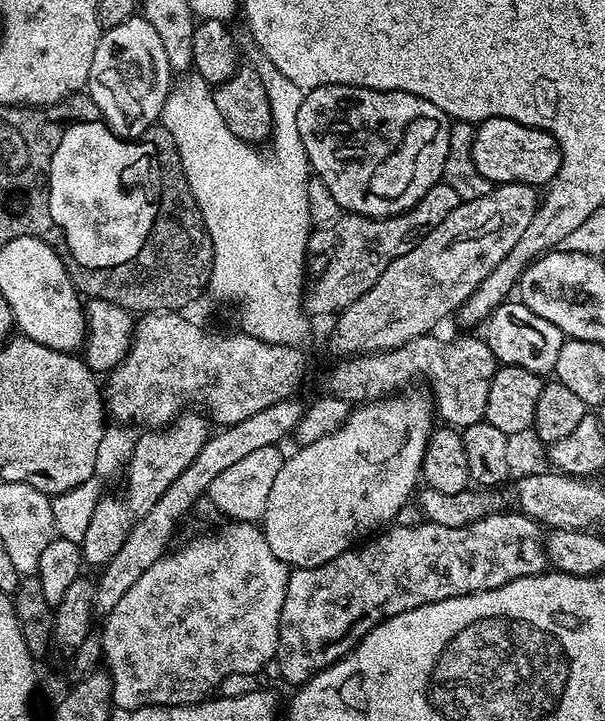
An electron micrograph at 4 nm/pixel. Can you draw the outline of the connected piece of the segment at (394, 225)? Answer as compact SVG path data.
M441 182L430 186L430 190L426 190L420 203L415 204L411 210L397 216L370 218L369 216L340 214L333 224L328 224L325 228L317 227L308 237L308 250L312 254L324 252L324 273L313 284L311 281L302 300L303 311L312 318L328 315L331 317L333 314L343 312L358 298L362 298L362 294L366 294L366 290L370 290L370 286L374 286L374 282L378 282L378 278L382 278L382 270L386 270L386 266L390 266L390 262L394 262L394 258L402 258L402 254L414 250L414 246L418 246L420 239L426 234L430 234L430 230L434 230L434 226L438 226L438 222L443 222L453 210L458 210L461 202L458 193L449 184Z

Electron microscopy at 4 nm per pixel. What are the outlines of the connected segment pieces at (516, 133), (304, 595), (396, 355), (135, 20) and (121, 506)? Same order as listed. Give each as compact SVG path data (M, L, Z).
M490 118L489 120L479 121L476 124L474 166L478 166L478 174L482 174L482 178L486 178L494 186L497 184L547 186L564 168L564 163L562 162L562 154L560 153L558 142L548 132L544 132L540 128L522 126L510 118Z
M497 510L492 515L481 518L480 521L459 527L440 526L429 522L424 523L422 526L402 526L401 528L392 526L379 534L373 535L367 542L361 543L359 546L353 546L348 551L338 554L338 558L334 558L322 566L291 569L288 574L286 598L282 602L280 633L278 634L278 646L276 647L276 659L274 661L275 667L280 667L280 676L286 683L292 684L291 686L299 686L306 683L310 677L318 674L323 668L338 663L343 656L348 655L364 639L366 634L370 634L370 630L378 627L383 620L389 620L390 617L398 614L406 614L406 610L414 610L418 606L442 602L446 598L458 598L459 596L469 596L475 592L494 590L498 586L506 586L506 582L514 582L514 578L536 576L549 567L545 537L545 529L521 511L504 512L504 510Z
M429 334L414 338L389 352L370 352L337 359L336 365L328 372L327 395L340 396L359 406L383 400L397 390L415 385L412 384L415 380L424 379L432 387L430 396L439 419L441 416L445 425L457 430L469 428L484 419L486 394L490 394L490 382L498 367L488 341L476 336L464 336L447 344L436 334Z
M137 14L122 22L122 26L109 28L101 35L94 50L94 62L90 66L86 95L92 100L103 121L117 136L140 138L150 125L159 121L160 112L164 109L173 84L174 73L166 62L166 49L162 47L162 38L158 38L154 26L150 26L150 22L146 22L143 15Z
M188 415L177 416L175 421L163 430L145 431L145 436L133 446L132 453L128 456L128 473L124 476L124 489L121 490L120 496L105 495L98 502L98 506L94 506L94 515L90 517L90 526L86 526L86 538L79 544L80 553L84 555L85 565L103 566L108 564L112 556L118 554L118 550L122 550L122 542L126 542L126 538L137 520L140 520L154 507L154 502L158 502L158 498L162 498L162 494L166 494L170 482L174 482L174 478L178 478L178 474L182 474L182 470L186 470L186 466L190 466L190 462L194 462L194 458L198 458L198 450L202 450L202 446L210 435L210 424L203 415L200 415L201 417Z

